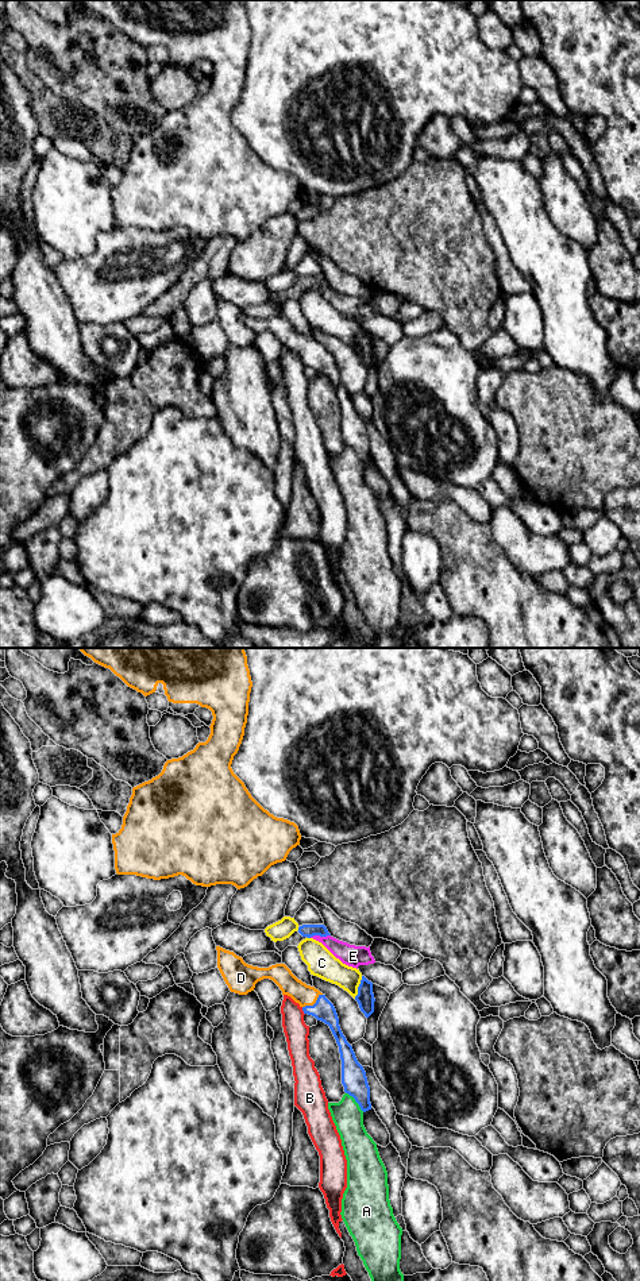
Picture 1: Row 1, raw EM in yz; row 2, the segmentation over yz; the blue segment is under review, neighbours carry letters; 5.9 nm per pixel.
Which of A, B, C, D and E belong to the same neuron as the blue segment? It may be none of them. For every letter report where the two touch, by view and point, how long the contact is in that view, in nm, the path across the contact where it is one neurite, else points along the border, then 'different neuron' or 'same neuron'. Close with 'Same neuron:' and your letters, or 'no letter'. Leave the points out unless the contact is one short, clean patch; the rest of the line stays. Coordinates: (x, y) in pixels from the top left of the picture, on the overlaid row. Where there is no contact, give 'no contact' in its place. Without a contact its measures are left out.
A: meets blue in yz at (355, 1100); contact 160 nm long; different neuron
B: meets blue in yz at (303, 1010); contact 50 nm long; different neuron
C: meets blue in yz at (358, 987); contact 140 nm long; different neuron
D: meets blue in yz at (313, 1004); contact 150 nm long; different neuron
E: meets blue in yz at (319, 934); contact 130 nm long; different neuron
Same neuron: no letter

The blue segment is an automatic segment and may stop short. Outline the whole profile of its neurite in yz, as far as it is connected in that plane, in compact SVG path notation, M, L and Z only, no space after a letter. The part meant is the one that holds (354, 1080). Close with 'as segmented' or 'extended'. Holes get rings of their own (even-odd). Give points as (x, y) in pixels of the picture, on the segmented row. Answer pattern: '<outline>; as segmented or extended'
M319 995L316 1003L313 1006L302 1007L302 1011L329 1026L339 1046L344 1092L355 1099L363 1112L371 1110L370 1087L366 1072L358 1062L352 1046L347 1042L340 1030L339 1018L334 1004L325 998L325 995Z; as segmented

